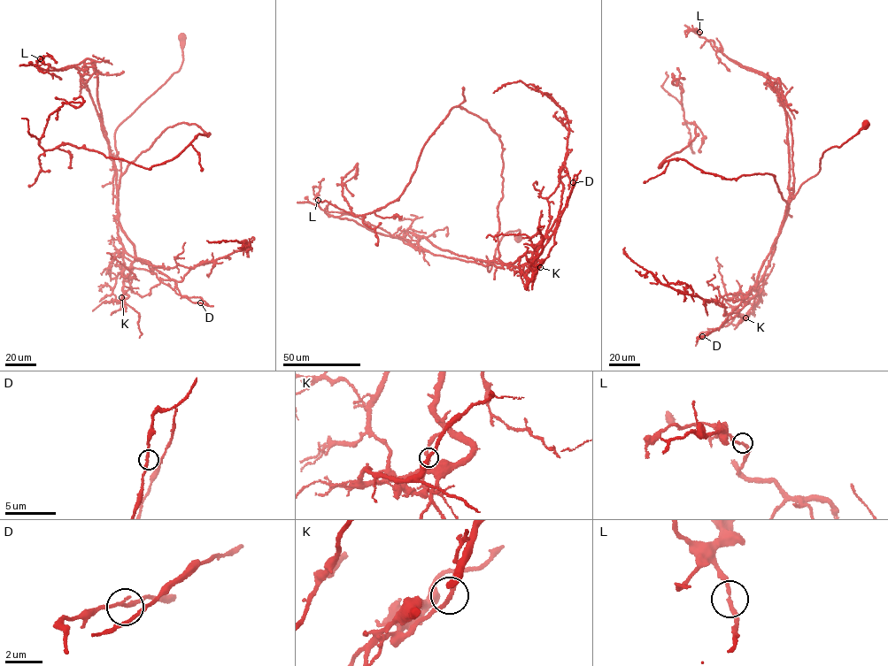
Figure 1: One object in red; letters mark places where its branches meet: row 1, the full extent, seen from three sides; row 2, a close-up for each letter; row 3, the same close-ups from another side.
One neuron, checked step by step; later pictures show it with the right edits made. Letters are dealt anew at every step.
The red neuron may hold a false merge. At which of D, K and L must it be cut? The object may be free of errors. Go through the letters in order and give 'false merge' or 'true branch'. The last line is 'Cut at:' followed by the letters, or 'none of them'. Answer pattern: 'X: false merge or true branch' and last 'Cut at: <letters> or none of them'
D: true branch
K: false merge
L: true branch
Cut at: K

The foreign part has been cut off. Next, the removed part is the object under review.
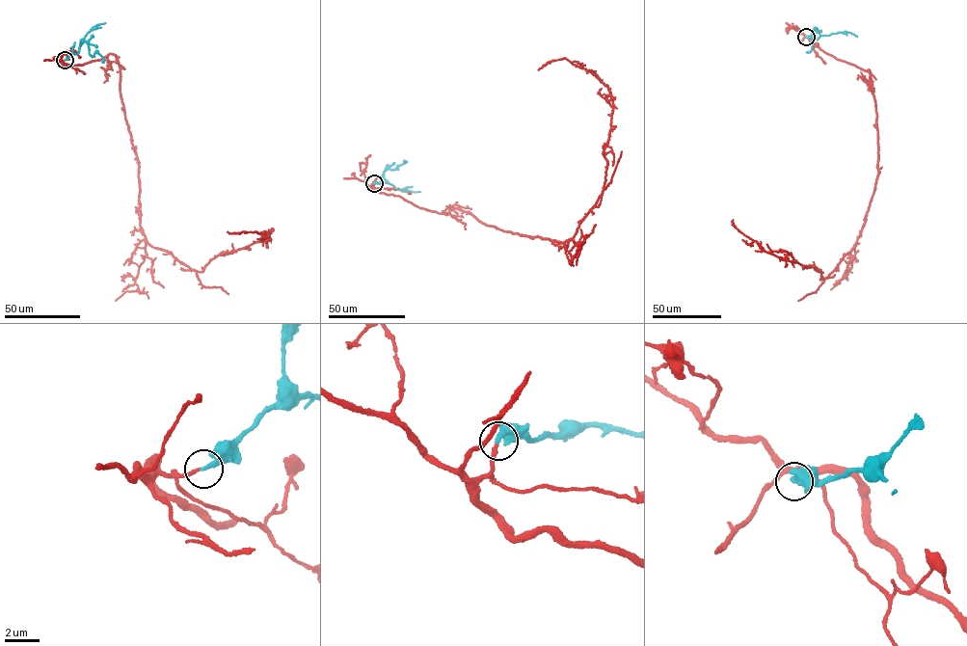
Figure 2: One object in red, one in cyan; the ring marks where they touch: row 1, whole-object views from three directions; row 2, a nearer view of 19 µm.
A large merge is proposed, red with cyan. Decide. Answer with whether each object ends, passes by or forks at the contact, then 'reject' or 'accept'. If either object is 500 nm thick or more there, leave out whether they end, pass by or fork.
red ends | cyan ends | accept

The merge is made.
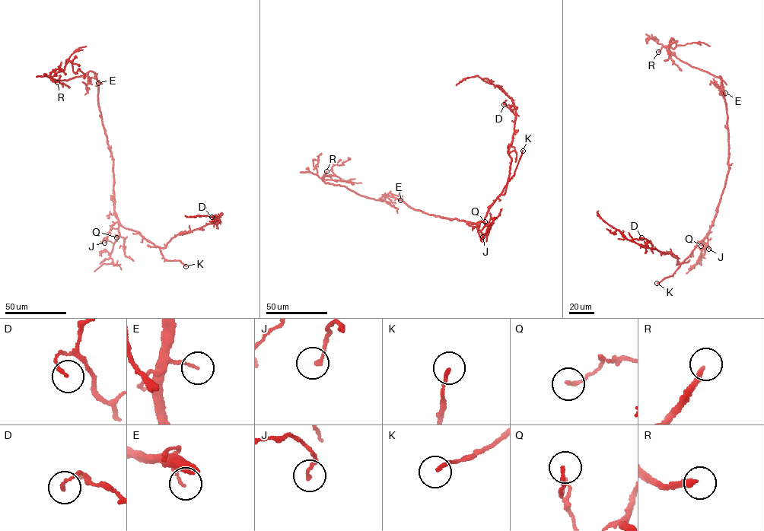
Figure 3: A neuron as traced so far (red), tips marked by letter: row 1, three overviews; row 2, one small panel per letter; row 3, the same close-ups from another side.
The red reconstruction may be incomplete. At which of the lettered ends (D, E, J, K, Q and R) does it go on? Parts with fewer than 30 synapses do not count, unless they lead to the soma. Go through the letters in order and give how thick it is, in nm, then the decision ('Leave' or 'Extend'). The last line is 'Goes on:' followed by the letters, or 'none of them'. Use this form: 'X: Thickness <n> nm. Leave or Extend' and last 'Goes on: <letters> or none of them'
D: Thickness 130 nm. Leave
E: Thickness 120 nm. Leave
J: Thickness 160 nm. Leave
K: Thickness 150 nm. Leave
Q: Thickness 170 nm. Leave
R: Thickness 240 nm. Extend
Goes on: R

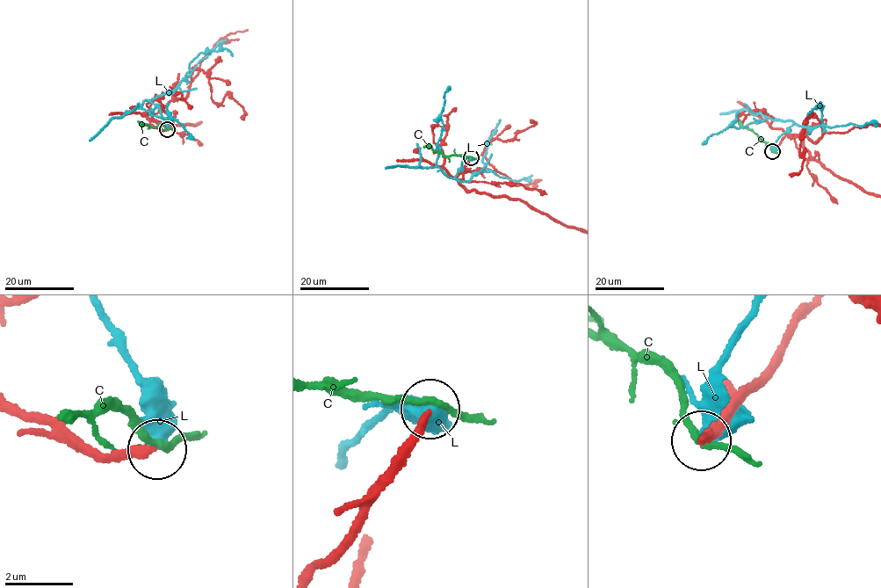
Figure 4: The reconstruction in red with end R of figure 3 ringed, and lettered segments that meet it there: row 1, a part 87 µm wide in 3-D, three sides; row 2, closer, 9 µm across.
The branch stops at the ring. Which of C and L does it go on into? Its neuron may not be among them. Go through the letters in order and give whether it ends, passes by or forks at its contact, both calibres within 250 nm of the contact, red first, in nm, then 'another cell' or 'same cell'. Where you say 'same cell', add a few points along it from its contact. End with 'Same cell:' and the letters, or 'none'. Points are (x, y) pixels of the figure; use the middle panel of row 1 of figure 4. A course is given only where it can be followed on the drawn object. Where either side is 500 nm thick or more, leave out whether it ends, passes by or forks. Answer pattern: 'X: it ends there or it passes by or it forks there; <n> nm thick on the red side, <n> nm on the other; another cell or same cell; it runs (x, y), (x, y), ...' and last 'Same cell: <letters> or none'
C: it passes by; 240 nm thick on the red side, 180 nm on the other; another cell
L: it passes by; 280 nm thick on the red side, 400 nm on the other; another cell
Same cell: none

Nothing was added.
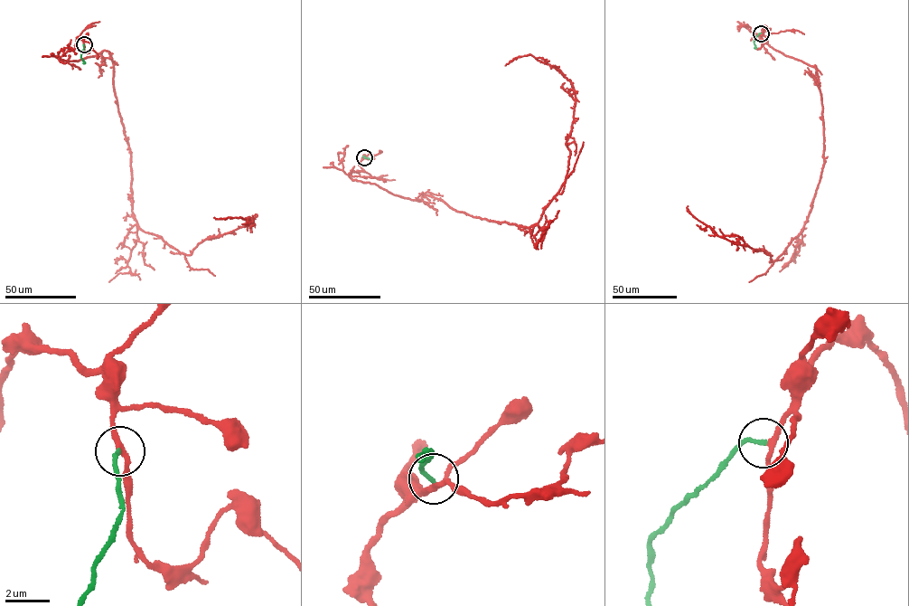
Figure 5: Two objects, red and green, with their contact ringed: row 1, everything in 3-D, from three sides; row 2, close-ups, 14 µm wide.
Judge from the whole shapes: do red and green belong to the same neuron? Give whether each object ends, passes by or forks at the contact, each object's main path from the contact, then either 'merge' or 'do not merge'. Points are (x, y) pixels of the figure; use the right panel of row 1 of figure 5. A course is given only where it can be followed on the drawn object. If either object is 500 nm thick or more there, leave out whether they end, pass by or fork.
red passes by | green ends | red via (761, 33), (816, 66), (824, 164), (809, 217), (770, 262), (688, 205) | green via (761, 33), (754, 39), (755, 48) | merge

